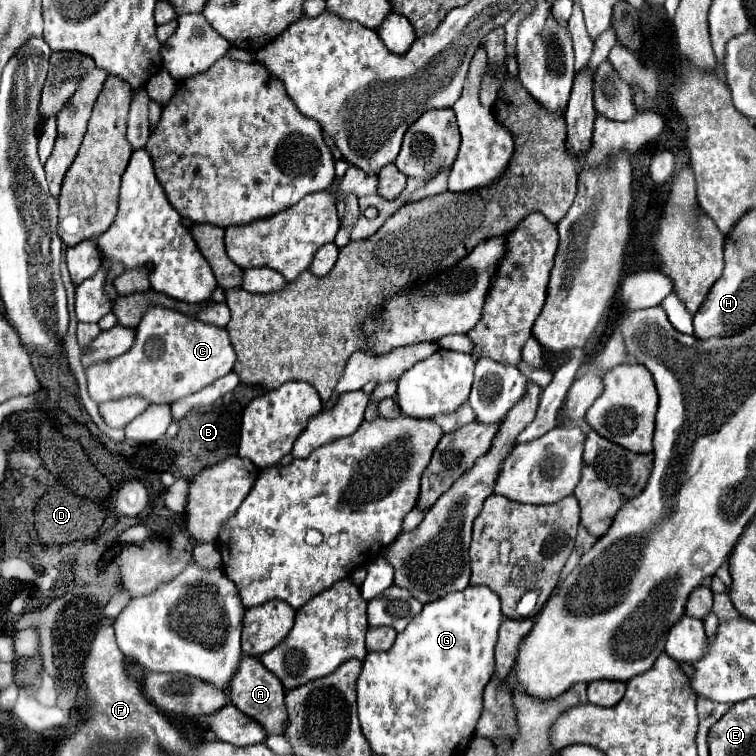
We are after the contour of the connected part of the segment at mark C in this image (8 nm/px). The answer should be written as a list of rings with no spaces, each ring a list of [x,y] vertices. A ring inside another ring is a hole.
[[[150,306],[136,332],[136,342],[128,354],[94,362],[86,368],[88,392],[96,402],[124,398],[128,394],[144,394],[152,404],[172,404],[202,390],[234,368],[236,354],[228,332],[192,316],[184,316],[178,310]]]

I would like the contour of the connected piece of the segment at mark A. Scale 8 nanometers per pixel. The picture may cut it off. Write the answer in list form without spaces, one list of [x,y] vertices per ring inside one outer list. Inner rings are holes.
[[[242,656],[240,666],[238,666],[236,674],[232,676],[232,682],[230,682],[228,690],[230,690],[232,704],[238,710],[242,710],[244,714],[248,714],[254,720],[258,720],[262,726],[266,726],[268,734],[282,734],[284,732],[284,722],[286,722],[284,686],[280,684],[280,680],[268,668],[264,668],[260,658],[256,658],[256,656]]]

